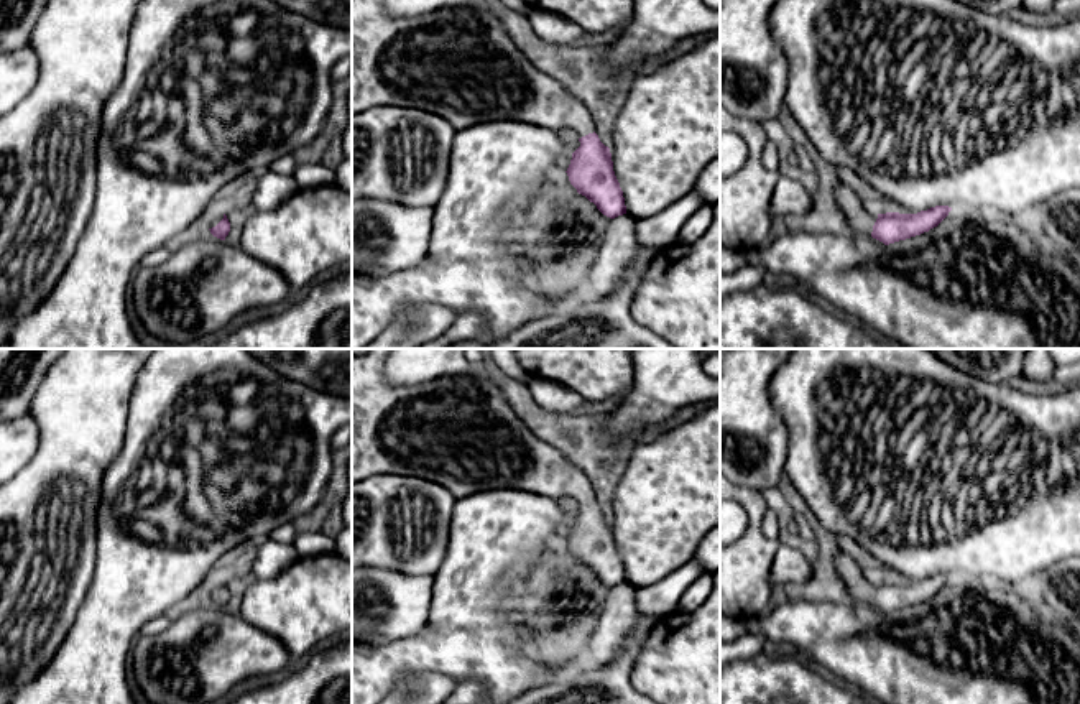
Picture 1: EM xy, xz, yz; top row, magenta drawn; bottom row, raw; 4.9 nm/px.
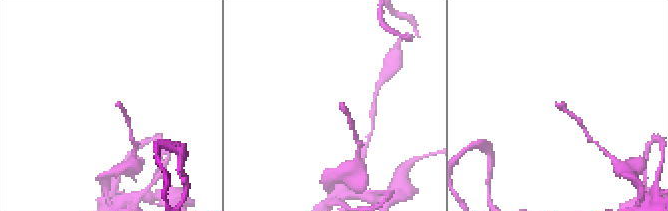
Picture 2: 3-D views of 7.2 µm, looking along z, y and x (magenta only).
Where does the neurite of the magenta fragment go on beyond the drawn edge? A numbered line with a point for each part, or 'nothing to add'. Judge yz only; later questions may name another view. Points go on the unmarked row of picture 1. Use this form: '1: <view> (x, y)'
1: yz (862, 586)

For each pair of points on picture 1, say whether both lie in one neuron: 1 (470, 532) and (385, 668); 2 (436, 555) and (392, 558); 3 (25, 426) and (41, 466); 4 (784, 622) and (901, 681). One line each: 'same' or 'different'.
1: same
2: same
3: different
4: same

